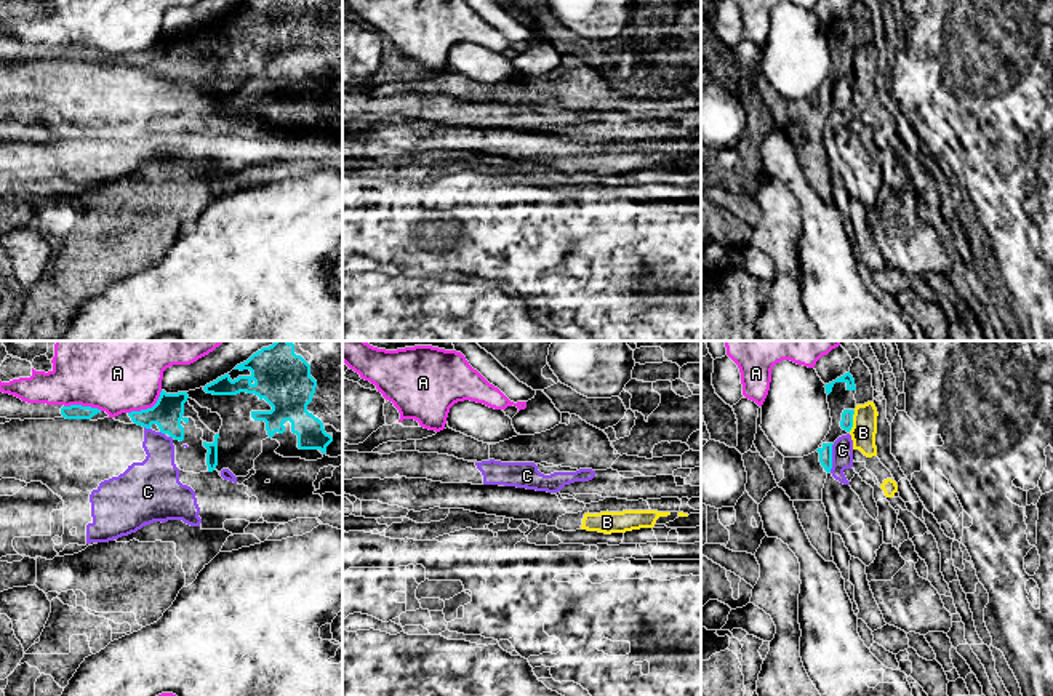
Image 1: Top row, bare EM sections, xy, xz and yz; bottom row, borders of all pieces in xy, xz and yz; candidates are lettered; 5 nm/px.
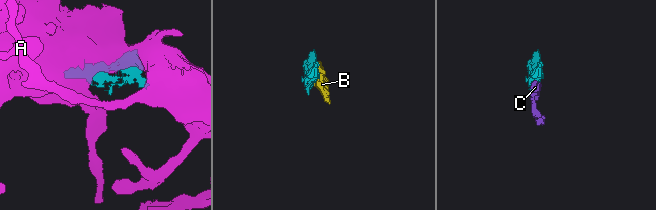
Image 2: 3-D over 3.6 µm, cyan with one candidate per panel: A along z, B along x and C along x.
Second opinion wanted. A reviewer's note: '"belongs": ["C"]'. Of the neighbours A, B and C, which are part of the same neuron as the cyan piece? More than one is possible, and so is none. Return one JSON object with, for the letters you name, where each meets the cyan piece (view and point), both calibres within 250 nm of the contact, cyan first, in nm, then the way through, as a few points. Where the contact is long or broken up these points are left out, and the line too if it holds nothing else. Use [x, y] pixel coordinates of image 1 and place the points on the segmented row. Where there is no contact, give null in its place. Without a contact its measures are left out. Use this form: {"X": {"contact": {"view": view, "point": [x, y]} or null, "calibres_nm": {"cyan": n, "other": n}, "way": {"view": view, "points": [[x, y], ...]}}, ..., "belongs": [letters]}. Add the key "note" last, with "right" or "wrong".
{"belongs": [], "note": "wrong"}

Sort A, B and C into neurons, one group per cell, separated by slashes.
A / B / C

